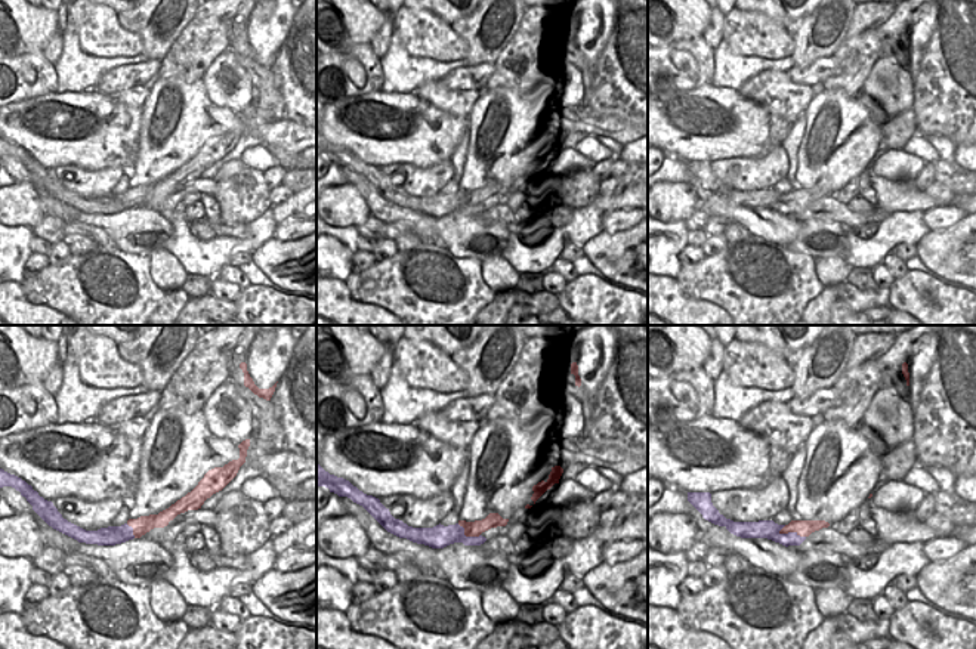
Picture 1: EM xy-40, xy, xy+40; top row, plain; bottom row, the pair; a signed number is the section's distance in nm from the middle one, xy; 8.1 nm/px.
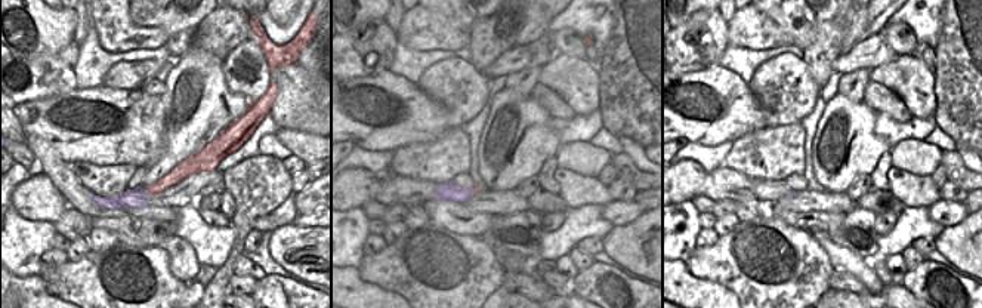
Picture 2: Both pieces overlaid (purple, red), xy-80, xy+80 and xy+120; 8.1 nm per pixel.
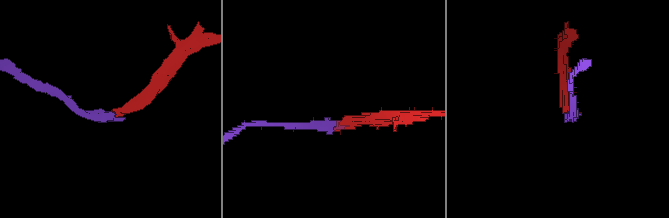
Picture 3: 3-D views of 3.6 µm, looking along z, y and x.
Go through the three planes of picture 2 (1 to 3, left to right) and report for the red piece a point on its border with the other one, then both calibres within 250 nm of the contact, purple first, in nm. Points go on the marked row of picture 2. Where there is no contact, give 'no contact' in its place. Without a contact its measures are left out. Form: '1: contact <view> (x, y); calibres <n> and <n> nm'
1: contact xy-80 (147, 191); calibres 150 and 110 nm
2: contact xy+80 (472, 193); calibres 150 and 50 nm
3: no contact

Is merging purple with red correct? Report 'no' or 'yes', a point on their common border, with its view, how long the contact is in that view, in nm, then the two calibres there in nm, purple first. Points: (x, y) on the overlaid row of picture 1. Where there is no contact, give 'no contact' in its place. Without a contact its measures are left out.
no | xy+40 (791, 532) | 240 nm | 150/140 nm

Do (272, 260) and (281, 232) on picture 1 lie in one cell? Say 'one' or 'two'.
two

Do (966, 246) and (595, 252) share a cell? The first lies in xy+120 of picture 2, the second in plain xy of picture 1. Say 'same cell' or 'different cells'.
same cell

